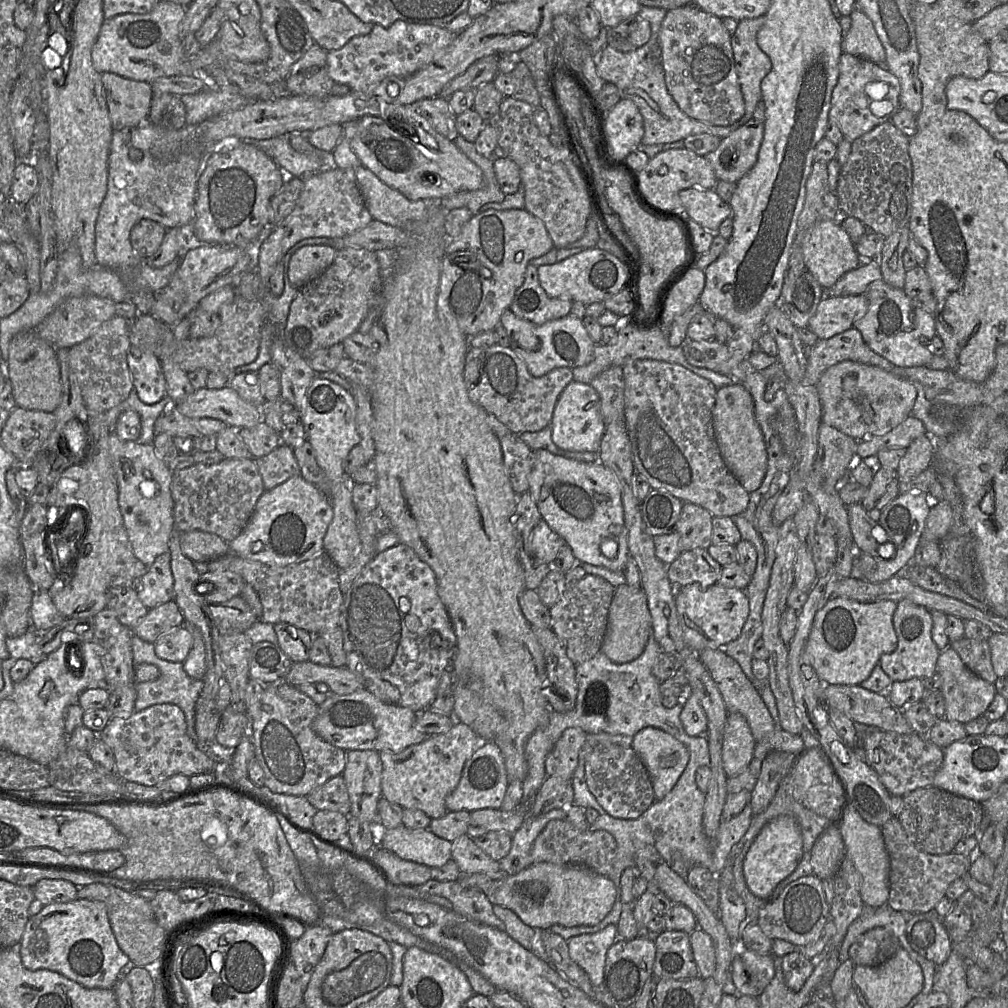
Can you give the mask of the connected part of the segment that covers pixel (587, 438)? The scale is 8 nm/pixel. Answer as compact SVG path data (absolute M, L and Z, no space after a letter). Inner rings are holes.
M571 381L560 394L554 408L552 420L552 441L564 451L598 452L605 431L601 413L600 398L590 384Z

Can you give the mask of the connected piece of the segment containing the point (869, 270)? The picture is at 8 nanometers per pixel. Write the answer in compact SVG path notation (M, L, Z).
M860 257L861 265L845 273L833 286L824 289L828 297L844 297L865 294L870 284L882 280L878 258Z

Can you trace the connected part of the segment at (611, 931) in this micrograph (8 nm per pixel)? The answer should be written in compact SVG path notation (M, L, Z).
M610 924L599 932L566 941L570 958L587 973L594 988L603 982L606 955L617 939L617 925Z

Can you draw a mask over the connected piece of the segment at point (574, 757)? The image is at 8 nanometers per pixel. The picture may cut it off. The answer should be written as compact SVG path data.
M580 728L564 730L545 760L546 775L571 780L587 735L588 733Z

